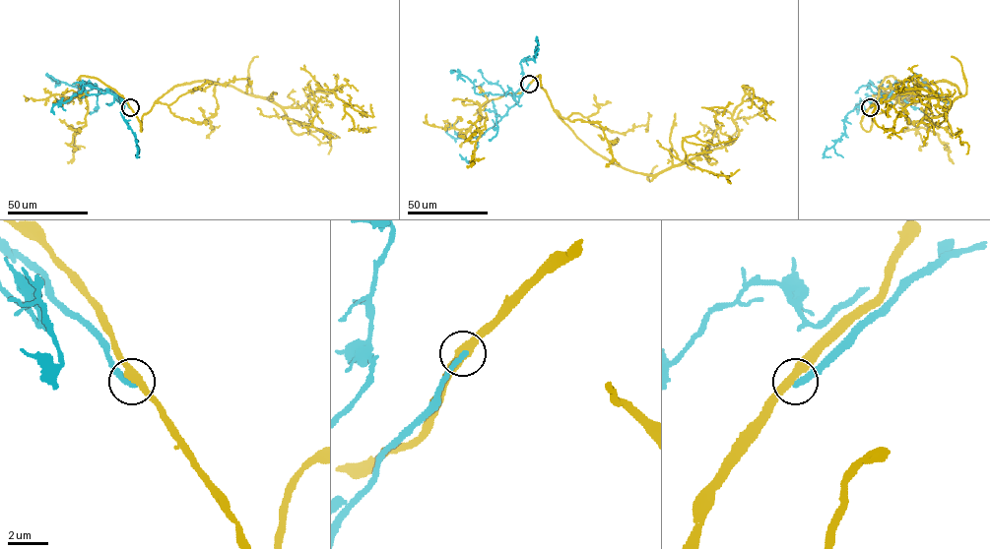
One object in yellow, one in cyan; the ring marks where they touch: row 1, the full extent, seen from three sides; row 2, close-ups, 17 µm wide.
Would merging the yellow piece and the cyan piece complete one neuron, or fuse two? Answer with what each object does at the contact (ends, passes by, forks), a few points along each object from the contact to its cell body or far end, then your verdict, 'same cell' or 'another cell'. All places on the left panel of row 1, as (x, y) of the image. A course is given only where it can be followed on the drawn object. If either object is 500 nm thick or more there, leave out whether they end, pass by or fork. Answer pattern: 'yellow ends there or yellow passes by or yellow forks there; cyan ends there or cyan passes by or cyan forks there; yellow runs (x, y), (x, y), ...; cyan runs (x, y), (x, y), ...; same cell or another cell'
yellow passes by; cyan ends there; yellow runs (130, 107), (141, 131), (159, 98), (195, 82), (287, 107), (339, 89), (354, 128), (375, 127); cyan runs (130, 107), (109, 90), (94, 88), (87, 91), (53, 80), (47, 75), (58, 82); another cell

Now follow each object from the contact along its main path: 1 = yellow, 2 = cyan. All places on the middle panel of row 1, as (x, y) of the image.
1: (529, 84), (540, 75), (558, 116), (588, 147), (647, 174), (731, 144), (744, 88), (775, 120)
2: (529, 84), (519, 100), (481, 136), (469, 140), (452, 138), (446, 130), (457, 119)

